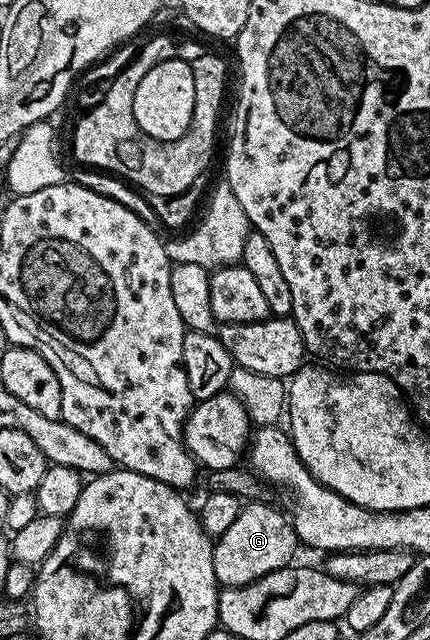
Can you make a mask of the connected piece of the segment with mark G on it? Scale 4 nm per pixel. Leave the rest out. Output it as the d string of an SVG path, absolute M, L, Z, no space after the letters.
M247 503L240 508L237 519L229 531L222 533L214 542L214 575L224 588L245 586L273 570L286 568L296 560L295 548L301 542L295 534L294 524L279 509L264 503Z

